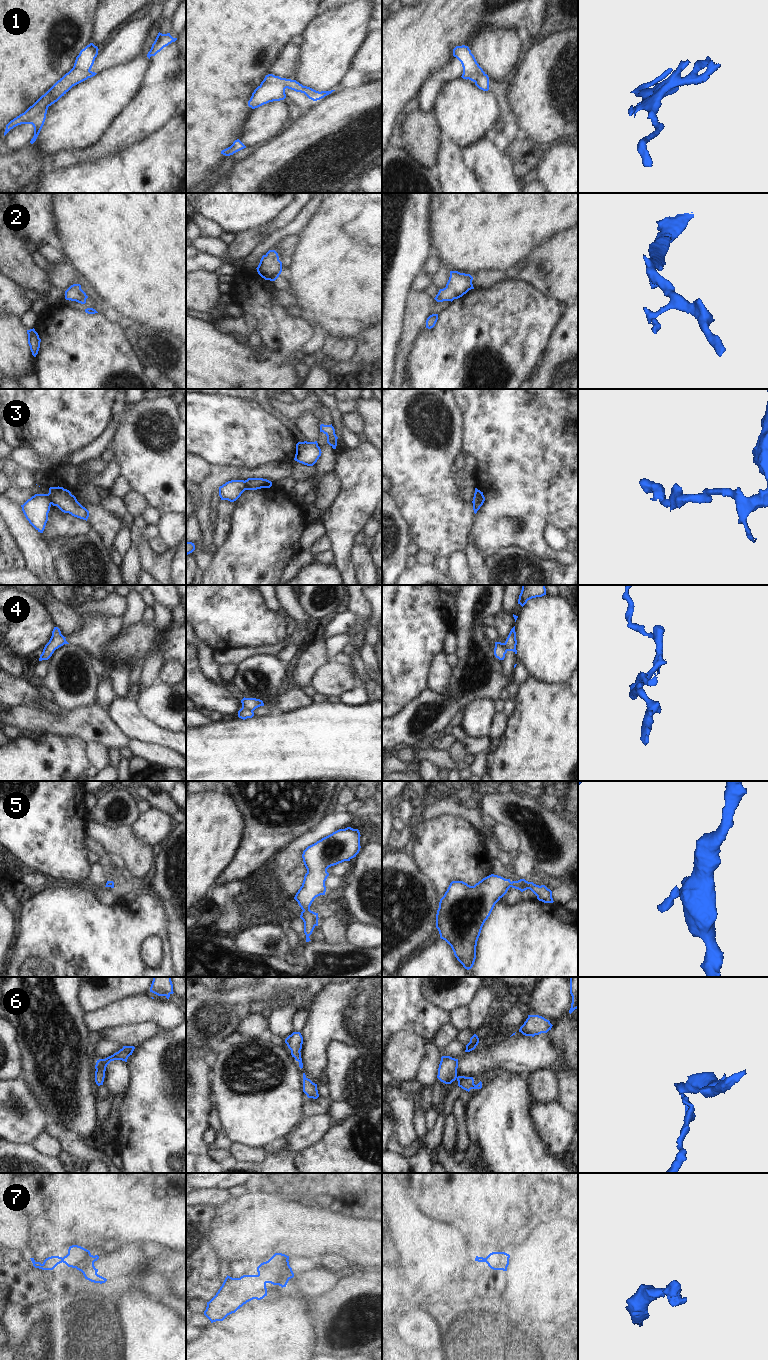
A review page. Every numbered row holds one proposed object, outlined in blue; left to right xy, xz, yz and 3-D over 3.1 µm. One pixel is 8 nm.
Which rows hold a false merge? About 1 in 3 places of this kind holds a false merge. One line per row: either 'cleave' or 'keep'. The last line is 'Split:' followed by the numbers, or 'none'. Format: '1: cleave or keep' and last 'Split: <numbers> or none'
1: keep
2: keep
3: cleave
4: cleave
5: keep
6: keep
7: keep
Split: 3, 4

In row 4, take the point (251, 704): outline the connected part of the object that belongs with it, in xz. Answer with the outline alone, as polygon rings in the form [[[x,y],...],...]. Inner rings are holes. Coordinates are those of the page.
[[[243,698],[241,700],[242,707],[245,708],[246,710],[251,710],[254,711],[256,708],[260,706],[264,706],[264,703],[260,699],[256,698]]]

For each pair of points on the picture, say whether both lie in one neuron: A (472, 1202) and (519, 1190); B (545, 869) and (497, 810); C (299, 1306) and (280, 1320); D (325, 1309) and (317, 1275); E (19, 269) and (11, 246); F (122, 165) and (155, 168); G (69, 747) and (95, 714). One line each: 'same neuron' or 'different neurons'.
A: same neuron
B: same neuron
C: same neuron
D: different neurons
E: same neuron
F: same neuron
G: different neurons

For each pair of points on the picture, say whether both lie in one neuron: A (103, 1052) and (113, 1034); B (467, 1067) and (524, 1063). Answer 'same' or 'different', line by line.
A: different
B: same

